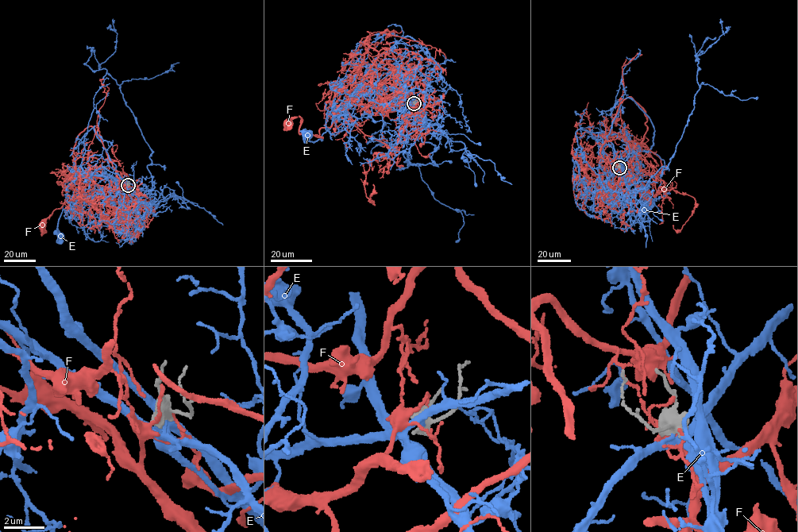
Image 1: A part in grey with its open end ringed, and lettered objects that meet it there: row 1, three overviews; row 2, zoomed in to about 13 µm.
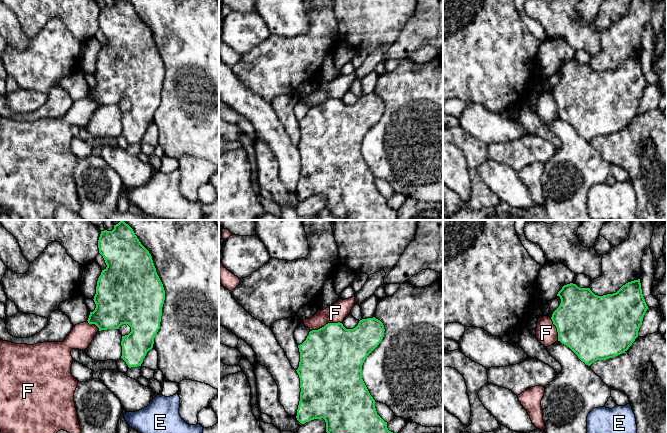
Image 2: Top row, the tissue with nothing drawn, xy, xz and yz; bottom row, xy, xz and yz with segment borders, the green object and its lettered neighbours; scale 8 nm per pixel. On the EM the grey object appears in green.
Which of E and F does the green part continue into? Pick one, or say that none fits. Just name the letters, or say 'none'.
E

